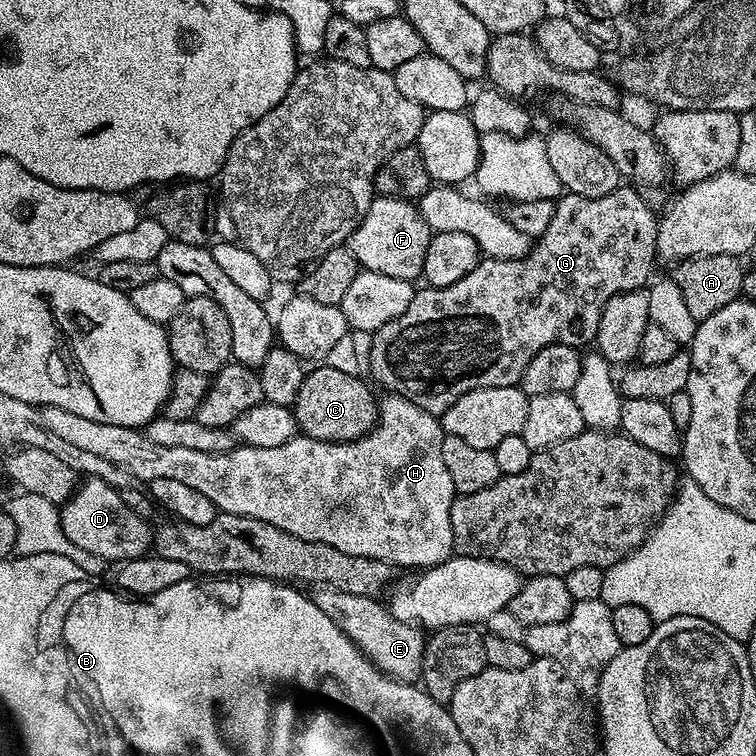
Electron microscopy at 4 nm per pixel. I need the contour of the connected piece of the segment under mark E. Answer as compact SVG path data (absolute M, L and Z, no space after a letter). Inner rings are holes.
M317 587L312 600L352 642L364 652L366 659L385 676L401 680L403 684L416 684L420 680L424 658L425 629L394 618L379 599L358 594L346 594L336 588Z

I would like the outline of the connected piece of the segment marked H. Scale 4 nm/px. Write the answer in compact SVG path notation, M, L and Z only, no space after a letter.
M385 395L378 404L375 428L357 440L335 444L298 434L282 446L237 446L218 454L206 454L206 450L189 450L183 446L157 446L144 436L143 431L93 422L70 410L62 410L62 406L43 405L39 409L39 420L56 437L96 457L106 458L114 466L128 471L136 482L175 478L210 498L220 512L258 518L262 522L270 522L270 526L278 526L278 530L286 530L286 534L294 534L310 542L326 542L326 546L334 546L346 554L378 558L393 566L401 564L404 568L423 570L444 563L454 552L450 506L458 493L442 463L442 442L446 433L437 417L405 396Z

